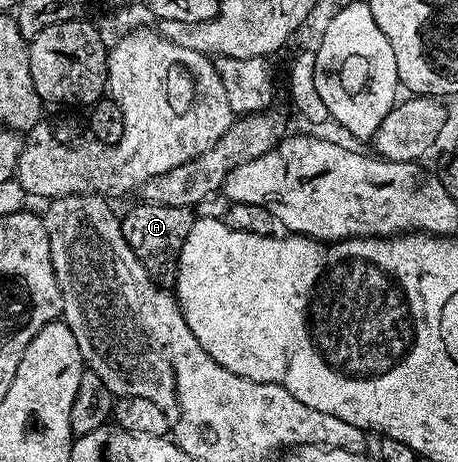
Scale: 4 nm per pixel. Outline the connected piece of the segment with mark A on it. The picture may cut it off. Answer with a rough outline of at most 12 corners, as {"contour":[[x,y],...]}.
{"contour":[[144,201],[123,237],[158,287],[172,288],[188,207]]}

